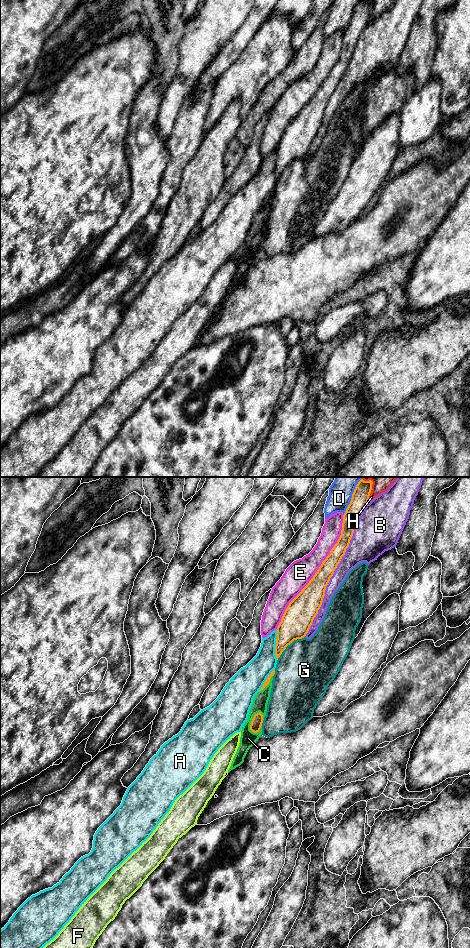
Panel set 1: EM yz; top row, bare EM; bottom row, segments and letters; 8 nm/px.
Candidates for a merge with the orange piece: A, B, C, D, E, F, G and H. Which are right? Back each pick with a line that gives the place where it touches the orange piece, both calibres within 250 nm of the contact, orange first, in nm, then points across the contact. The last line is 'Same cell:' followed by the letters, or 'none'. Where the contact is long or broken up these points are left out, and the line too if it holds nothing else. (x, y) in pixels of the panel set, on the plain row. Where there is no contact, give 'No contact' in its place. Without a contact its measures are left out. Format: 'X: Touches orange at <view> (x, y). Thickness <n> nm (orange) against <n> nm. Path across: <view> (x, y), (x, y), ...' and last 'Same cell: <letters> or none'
Same cell: none

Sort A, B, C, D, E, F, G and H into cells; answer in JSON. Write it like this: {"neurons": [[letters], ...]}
{"neurons": [["A"], ["B"], ["C"], ["D"], ["E"], ["F"], ["G"], ["H"]]}

